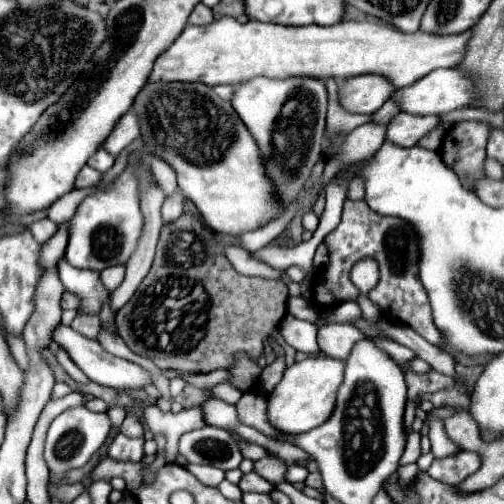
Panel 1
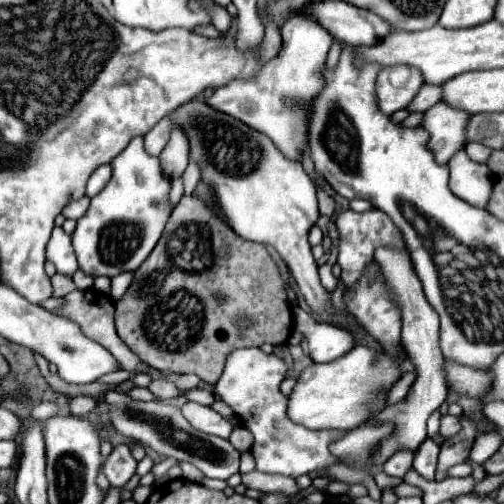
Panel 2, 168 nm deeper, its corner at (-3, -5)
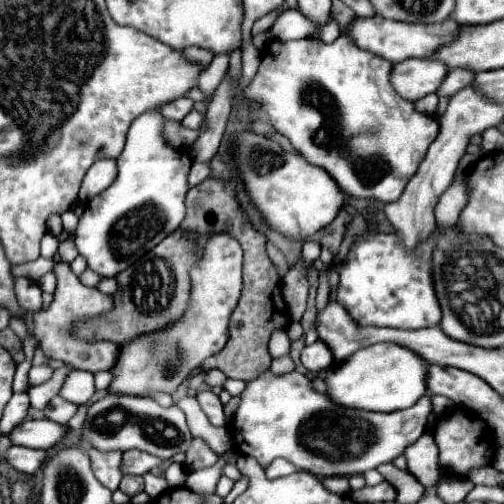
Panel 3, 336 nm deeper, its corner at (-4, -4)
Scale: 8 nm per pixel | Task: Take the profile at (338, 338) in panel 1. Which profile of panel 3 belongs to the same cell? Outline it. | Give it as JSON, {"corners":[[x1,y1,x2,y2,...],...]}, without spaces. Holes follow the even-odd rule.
{"corners":[[317,340,311,346,305,346,301,352,301,364,309,370,309,372,319,372,325,370,327,366,333,364,331,360,331,352,327,352,327,346]]}

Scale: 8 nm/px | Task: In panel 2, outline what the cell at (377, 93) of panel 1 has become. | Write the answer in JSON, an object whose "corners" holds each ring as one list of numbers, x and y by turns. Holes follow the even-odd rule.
{"corners":[[384,67,376,79,378,107,384,115,404,109,422,87,422,75,414,67]]}

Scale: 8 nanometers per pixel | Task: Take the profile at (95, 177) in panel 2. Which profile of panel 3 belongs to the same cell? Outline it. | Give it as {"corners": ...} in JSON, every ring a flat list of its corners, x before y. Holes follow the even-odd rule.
{"corners":[[111,158,97,160,85,174,81,190,79,190,79,200,89,202,95,198,99,192,103,192,117,176,117,162]]}

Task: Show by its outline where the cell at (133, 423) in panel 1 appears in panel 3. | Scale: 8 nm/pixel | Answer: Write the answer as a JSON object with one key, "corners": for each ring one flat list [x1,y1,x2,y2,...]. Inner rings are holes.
{"corners":[[131,450,131,452,125,452,123,454,123,464,121,464,121,470,123,474,135,474,135,476,143,476,155,468,159,468,163,464,163,460,151,456,151,454,145,454,145,452,139,452,139,450]]}

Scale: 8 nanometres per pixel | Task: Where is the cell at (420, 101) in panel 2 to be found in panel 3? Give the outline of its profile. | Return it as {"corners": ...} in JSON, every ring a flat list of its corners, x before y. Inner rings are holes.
{"corners":[[455,68,447,74,447,80,443,80,443,88,439,88,437,96,453,96,455,92,459,92,461,88,473,84,475,80,475,72,469,68]]}

